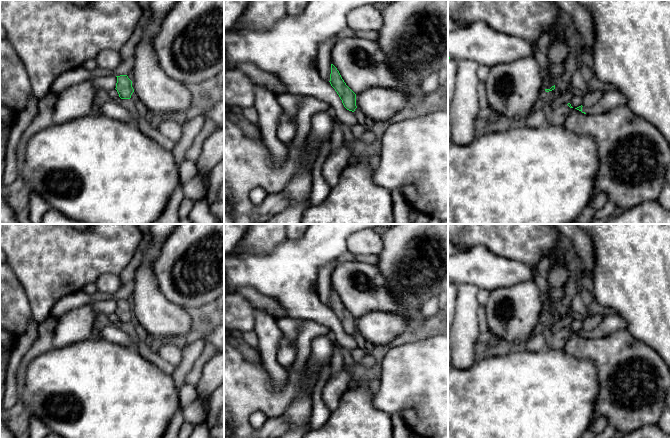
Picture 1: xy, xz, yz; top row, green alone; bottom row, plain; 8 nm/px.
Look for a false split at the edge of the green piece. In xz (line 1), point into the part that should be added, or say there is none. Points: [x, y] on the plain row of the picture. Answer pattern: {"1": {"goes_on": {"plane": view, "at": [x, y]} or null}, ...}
{"1": {"goes_on": null}}

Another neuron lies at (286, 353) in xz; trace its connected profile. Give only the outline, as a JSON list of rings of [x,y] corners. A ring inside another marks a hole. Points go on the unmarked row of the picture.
[[[285,335],[282,336],[277,350],[277,361],[285,367],[291,366],[296,358],[296,341],[290,341]]]

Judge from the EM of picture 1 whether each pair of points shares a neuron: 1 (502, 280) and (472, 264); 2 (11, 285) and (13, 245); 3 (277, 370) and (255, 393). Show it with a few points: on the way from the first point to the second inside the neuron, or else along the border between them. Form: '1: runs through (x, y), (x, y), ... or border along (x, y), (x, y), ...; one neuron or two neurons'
1: runs through (495, 273), (479, 266); one neuron
2: border along (10, 266), (25, 290); two neurons
3: border along (262, 364), (272, 384), (276, 388), (281, 389); two neurons

